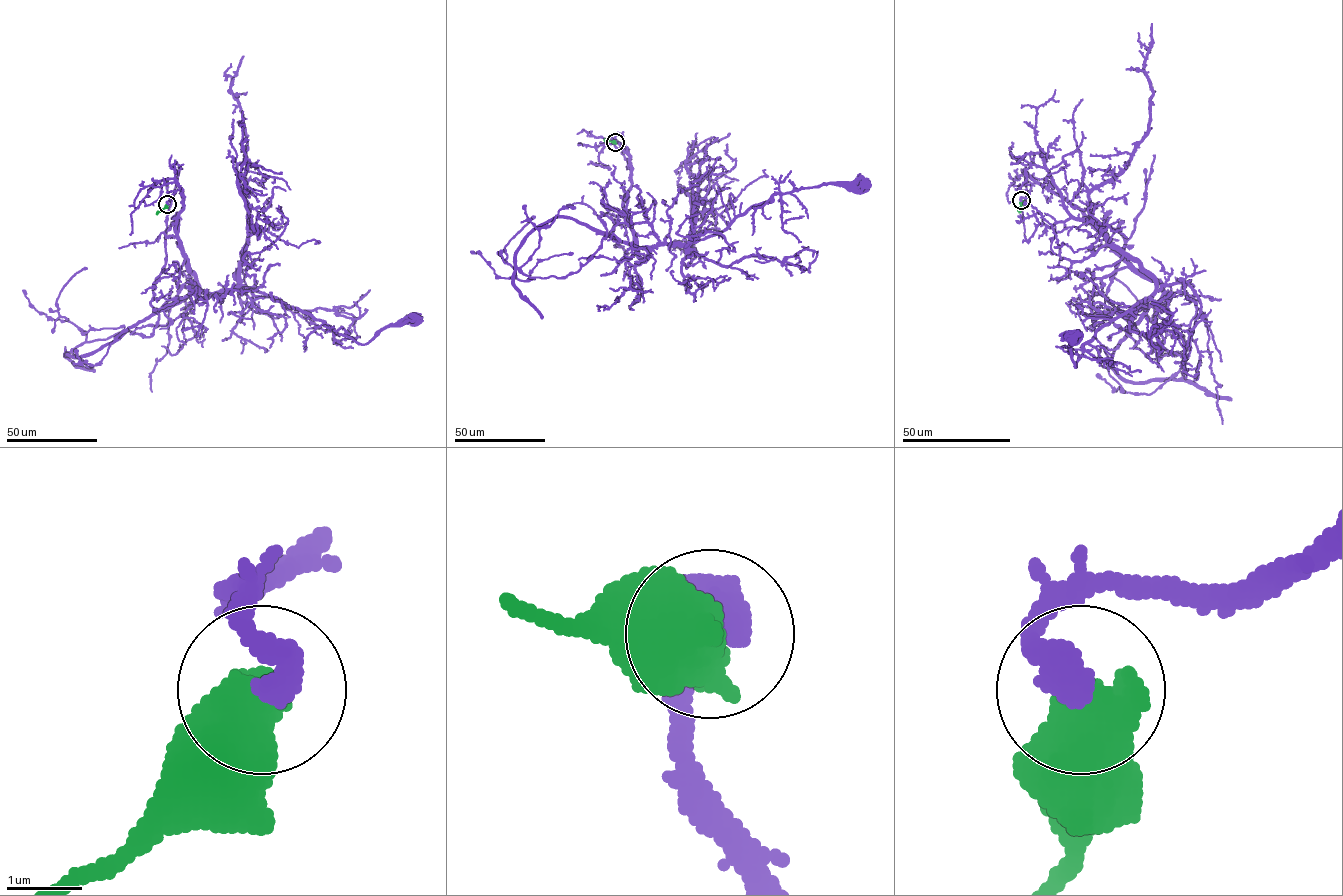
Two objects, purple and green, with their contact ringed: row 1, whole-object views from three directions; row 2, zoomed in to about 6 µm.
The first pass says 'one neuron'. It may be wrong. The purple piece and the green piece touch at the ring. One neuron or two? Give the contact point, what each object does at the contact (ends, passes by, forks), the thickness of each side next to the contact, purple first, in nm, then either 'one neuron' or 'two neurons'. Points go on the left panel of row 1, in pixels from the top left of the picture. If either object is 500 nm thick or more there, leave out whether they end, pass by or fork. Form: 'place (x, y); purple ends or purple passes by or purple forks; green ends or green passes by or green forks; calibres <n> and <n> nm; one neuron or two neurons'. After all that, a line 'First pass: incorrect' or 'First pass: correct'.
place (167, 204); calibres 400 and 750 nm; two neurons
First pass: incorrect

